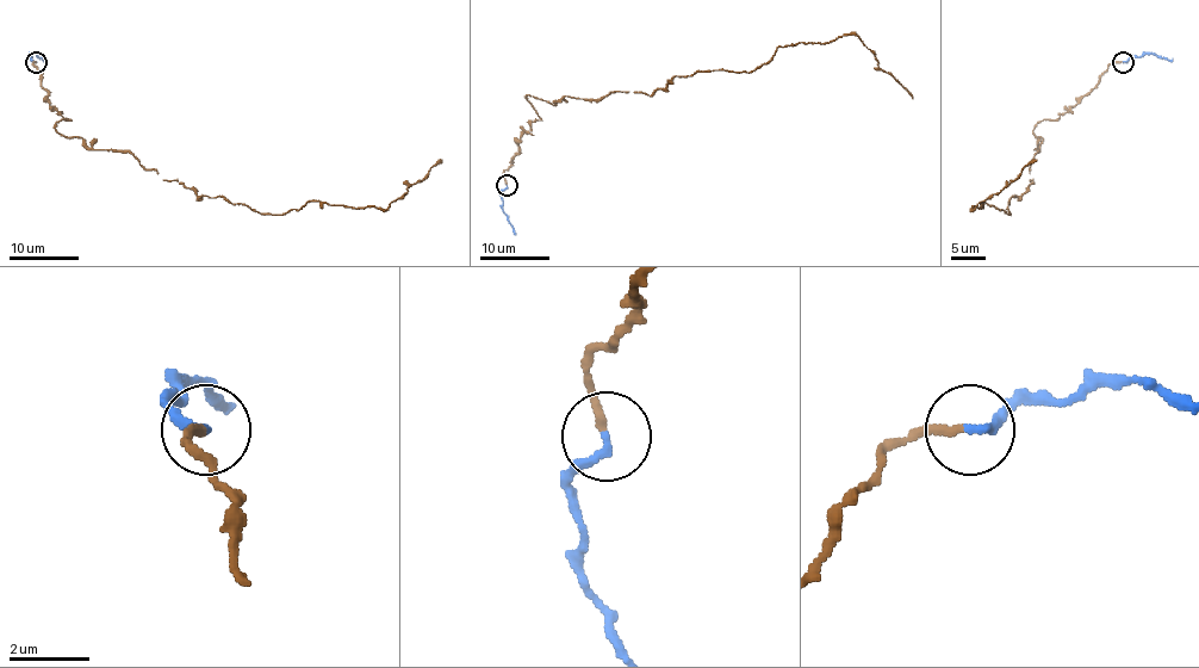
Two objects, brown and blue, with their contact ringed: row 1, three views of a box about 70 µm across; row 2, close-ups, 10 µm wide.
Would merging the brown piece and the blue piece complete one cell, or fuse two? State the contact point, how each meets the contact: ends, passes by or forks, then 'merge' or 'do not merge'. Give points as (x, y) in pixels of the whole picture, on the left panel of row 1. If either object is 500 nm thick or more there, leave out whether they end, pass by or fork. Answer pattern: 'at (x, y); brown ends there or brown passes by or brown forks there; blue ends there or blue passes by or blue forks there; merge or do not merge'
at (36, 62); brown ends there; blue ends there; merge

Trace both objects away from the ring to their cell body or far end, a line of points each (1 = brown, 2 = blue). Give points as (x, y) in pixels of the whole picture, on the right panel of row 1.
1: (1123, 62), (1035, 128), (1043, 140), (1035, 181), (1010, 215), (985, 200), (974, 209), (1036, 159)
2: (1123, 62), (1150, 54), (1173, 59)

